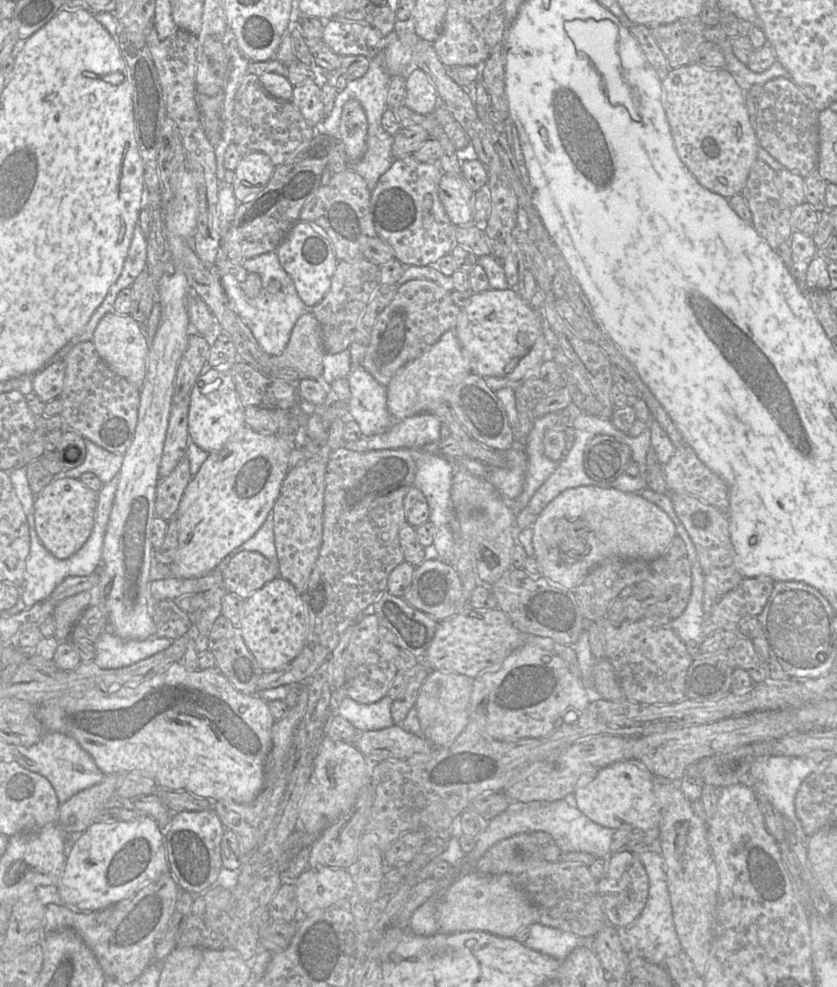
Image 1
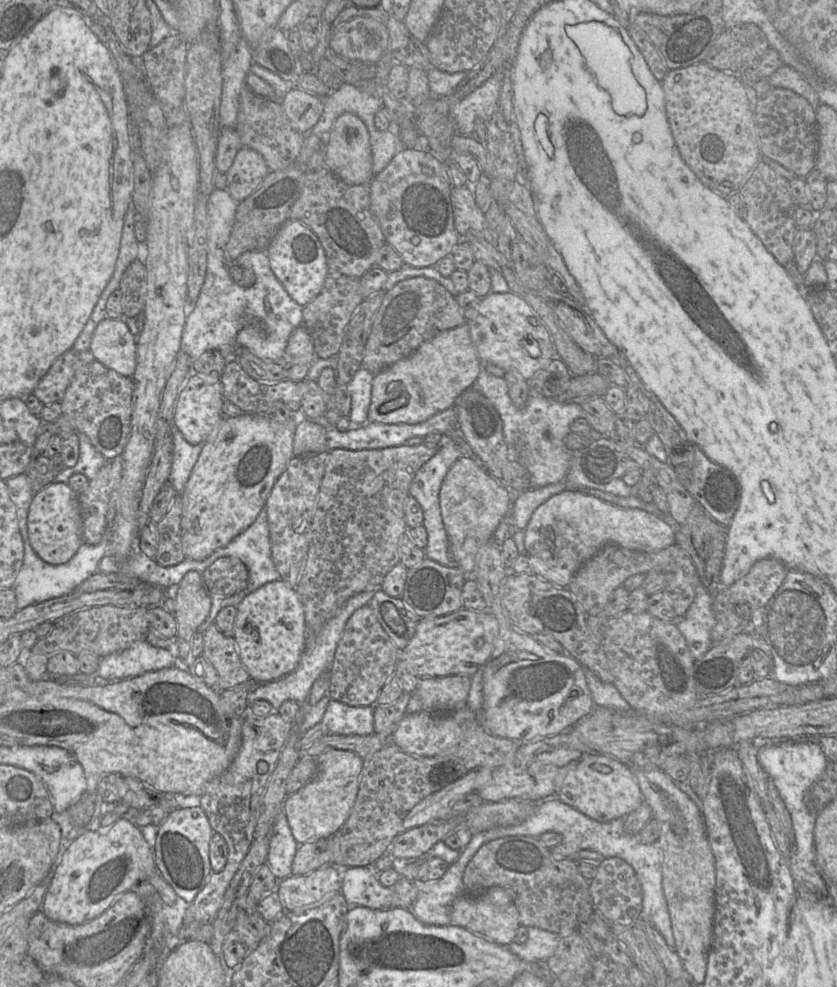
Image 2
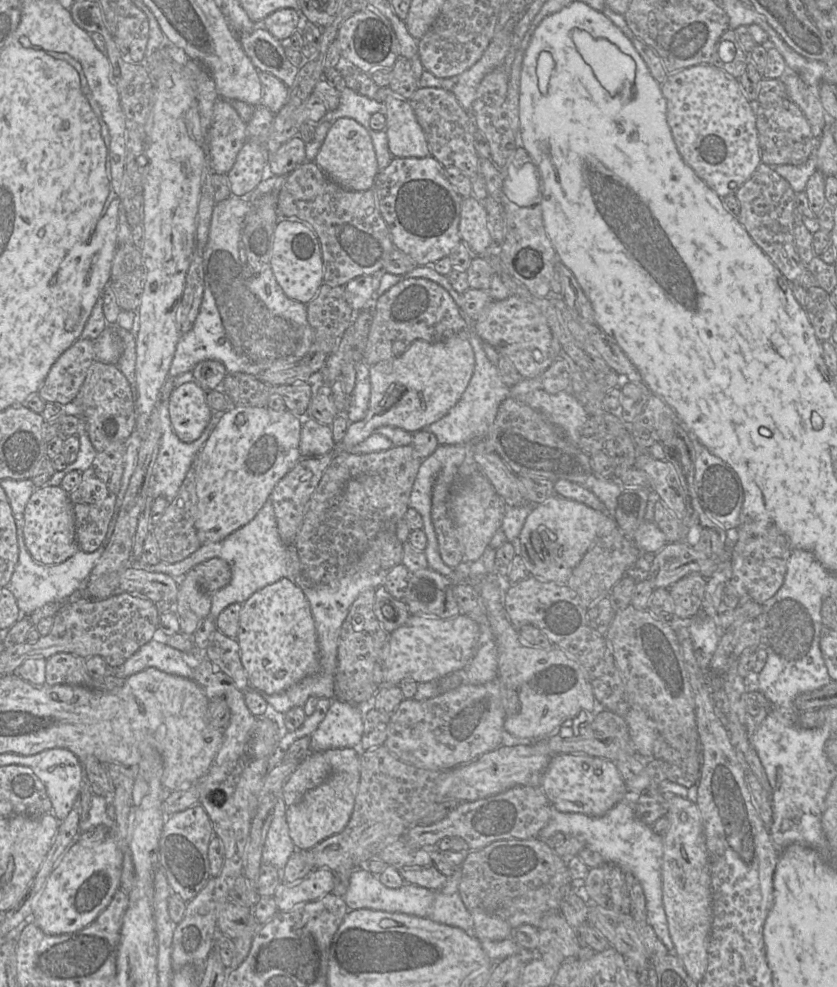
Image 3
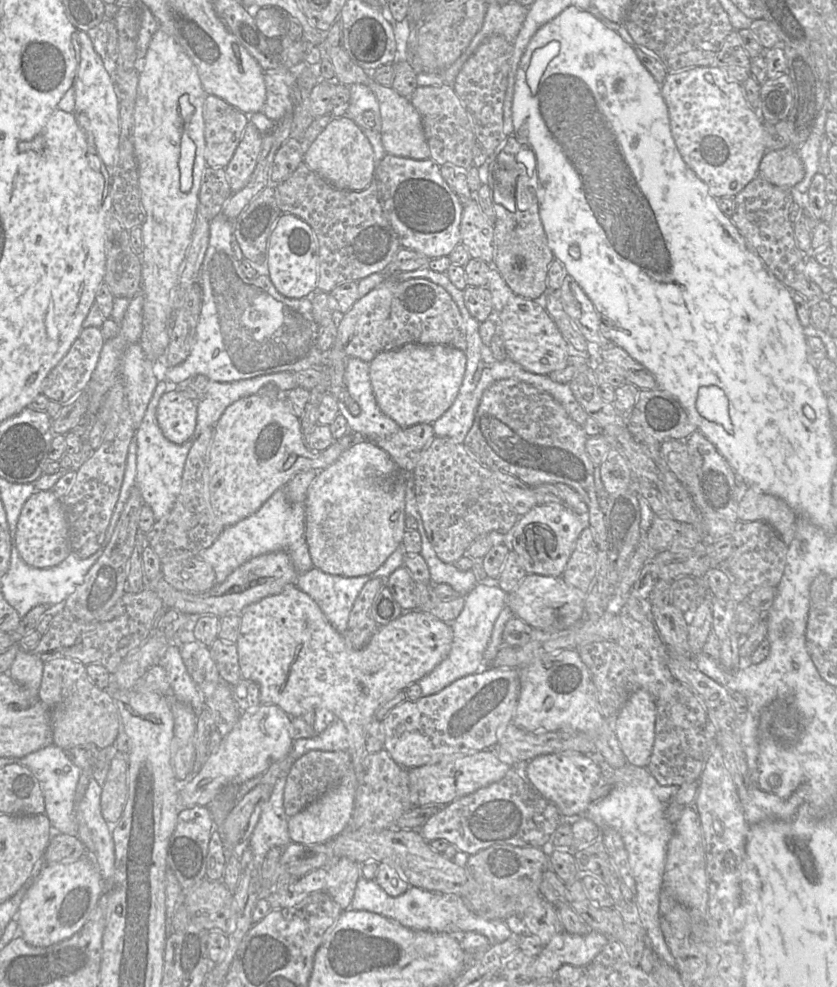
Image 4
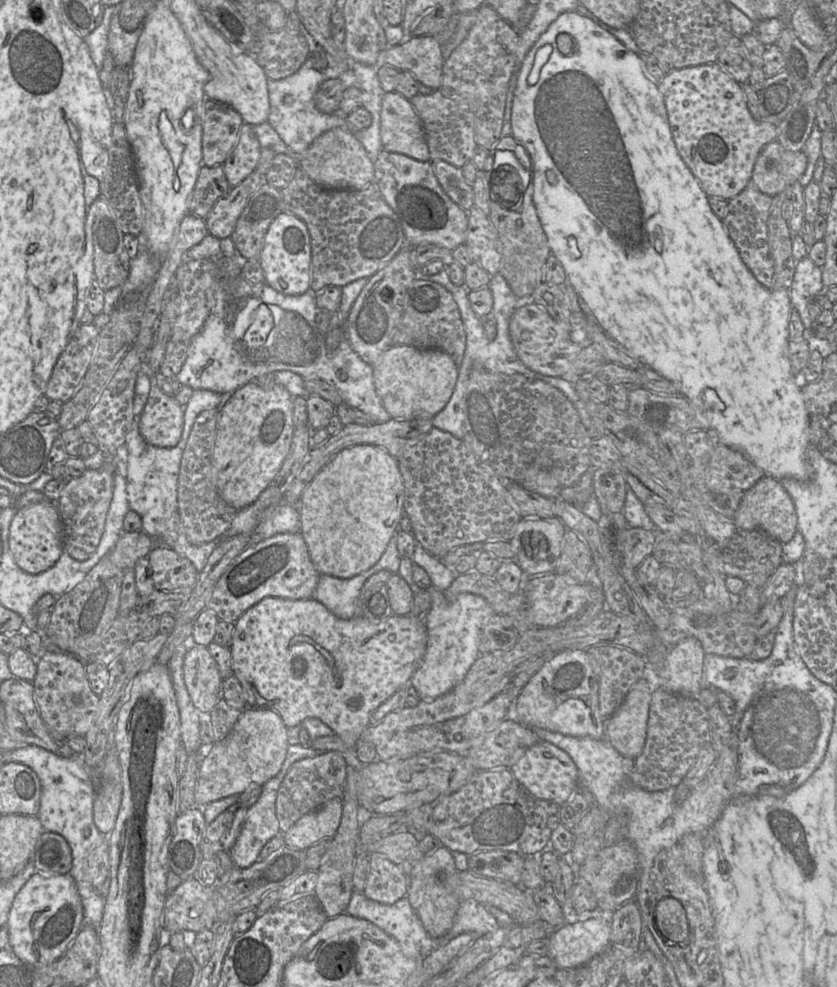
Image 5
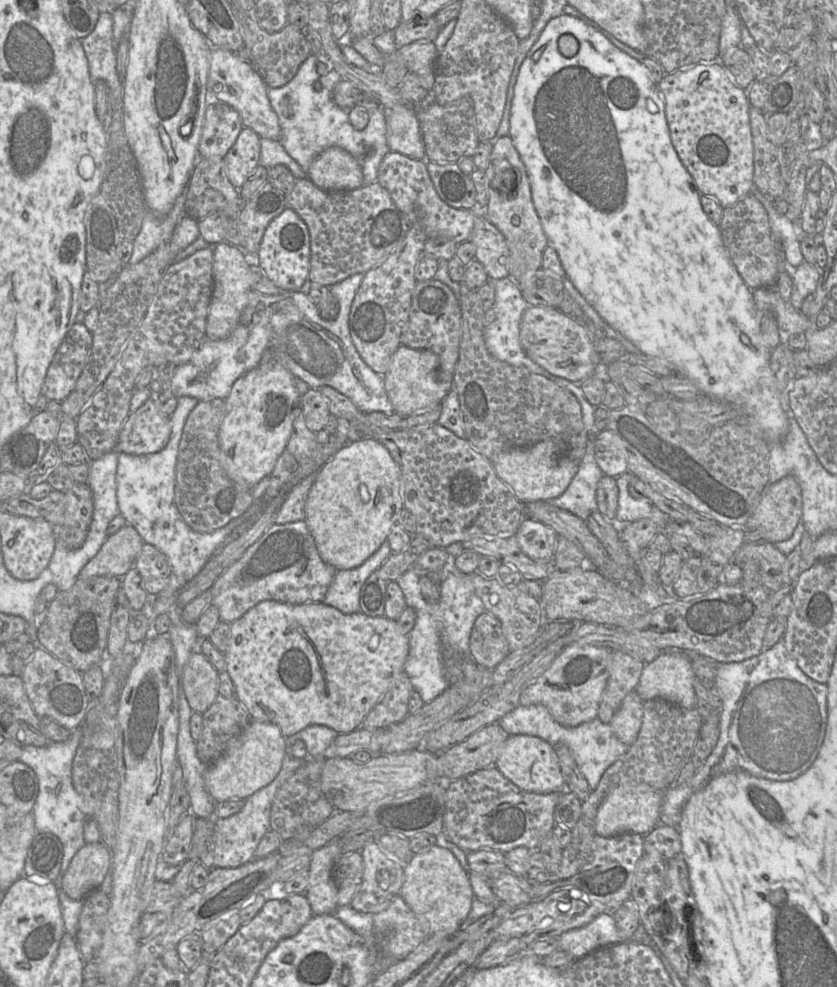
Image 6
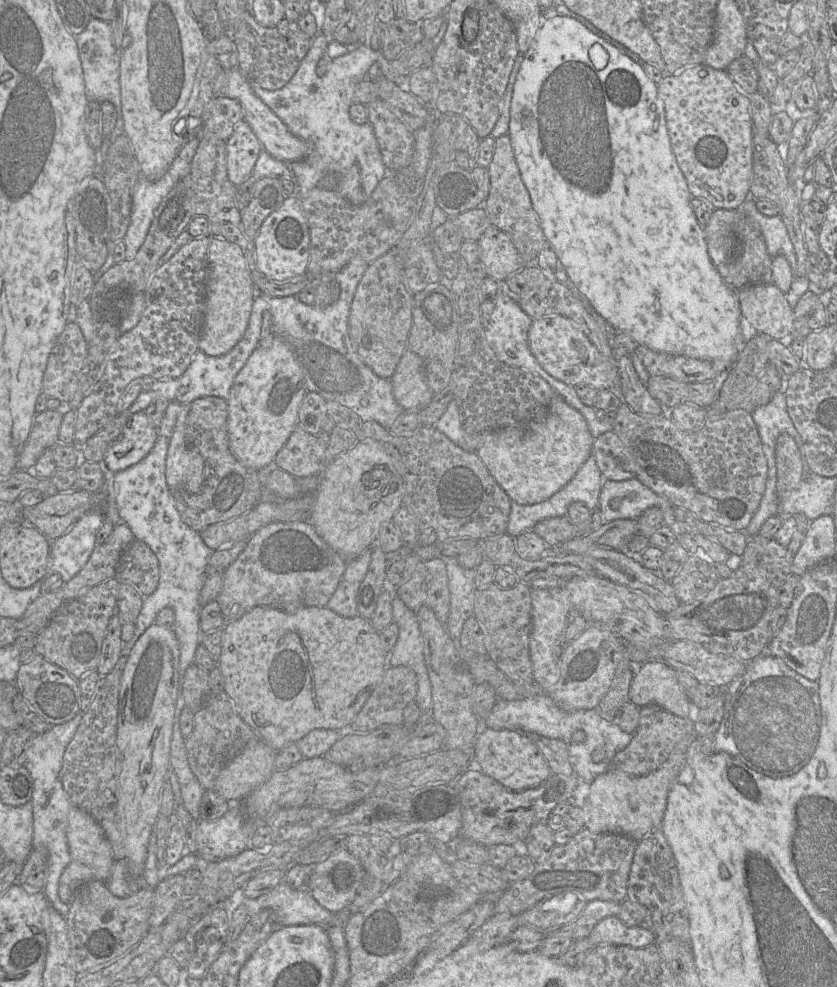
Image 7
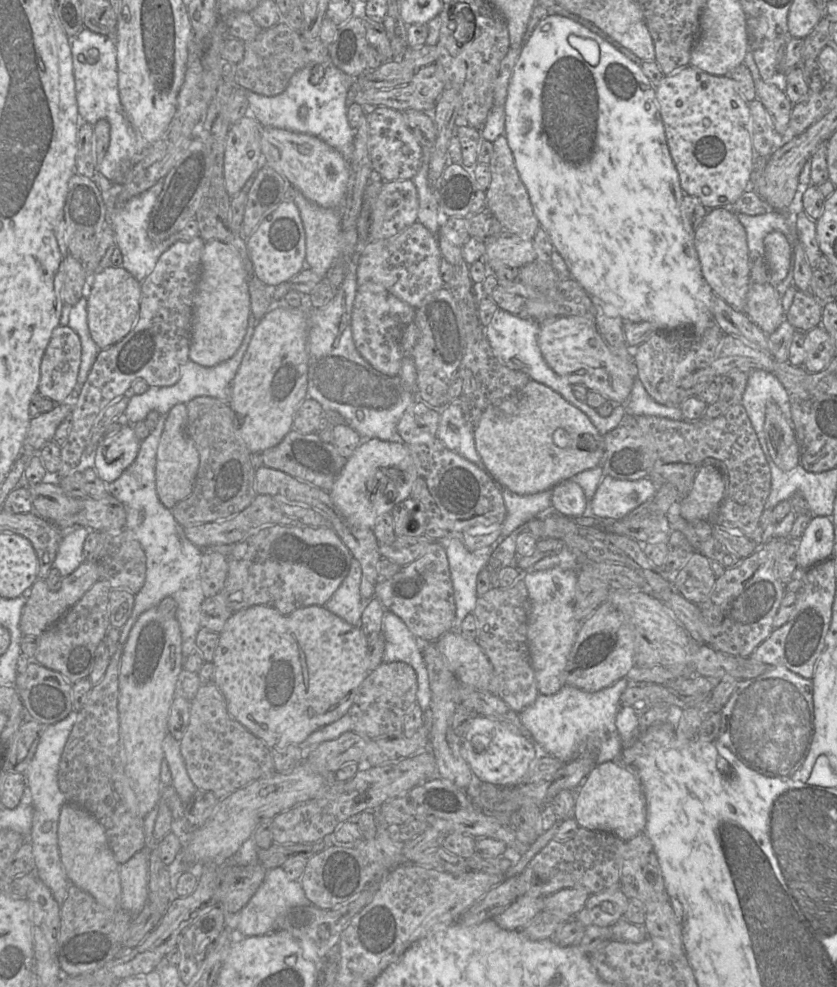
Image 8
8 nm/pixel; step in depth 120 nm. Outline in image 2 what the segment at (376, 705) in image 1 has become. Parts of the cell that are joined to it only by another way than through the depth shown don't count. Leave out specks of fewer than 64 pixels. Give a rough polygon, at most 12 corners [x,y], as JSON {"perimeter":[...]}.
{"perimeter":[[331,699],[320,722],[324,735],[374,733],[374,705]]}

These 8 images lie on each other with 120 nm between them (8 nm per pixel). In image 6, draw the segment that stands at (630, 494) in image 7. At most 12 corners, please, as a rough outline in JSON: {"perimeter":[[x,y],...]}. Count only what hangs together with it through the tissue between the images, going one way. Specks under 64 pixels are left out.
{"perimeter":[[632,474],[616,477],[619,525],[647,518],[666,531],[671,519],[648,498],[635,499]]}

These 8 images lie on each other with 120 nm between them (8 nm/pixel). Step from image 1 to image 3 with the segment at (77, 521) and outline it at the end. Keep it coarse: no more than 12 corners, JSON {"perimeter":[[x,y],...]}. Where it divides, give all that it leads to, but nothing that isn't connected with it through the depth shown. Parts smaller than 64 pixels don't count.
{"perimeter":[[35,489],[23,534],[32,558],[61,564],[80,550],[69,493]]}

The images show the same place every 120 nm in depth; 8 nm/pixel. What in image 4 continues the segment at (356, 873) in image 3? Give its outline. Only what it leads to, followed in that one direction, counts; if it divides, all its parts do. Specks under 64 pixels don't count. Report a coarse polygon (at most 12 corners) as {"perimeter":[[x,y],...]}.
{"perimeter":[[360,876],[349,909],[413,930],[474,931],[491,945],[505,921],[472,912],[459,895],[410,886],[389,896]]}

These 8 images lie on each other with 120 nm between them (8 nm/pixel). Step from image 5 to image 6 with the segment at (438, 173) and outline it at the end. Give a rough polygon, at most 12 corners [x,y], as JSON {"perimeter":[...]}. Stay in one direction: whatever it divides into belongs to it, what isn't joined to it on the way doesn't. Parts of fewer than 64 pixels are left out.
{"perimeter":[[426,162],[440,199],[476,210],[475,188],[456,163]]}

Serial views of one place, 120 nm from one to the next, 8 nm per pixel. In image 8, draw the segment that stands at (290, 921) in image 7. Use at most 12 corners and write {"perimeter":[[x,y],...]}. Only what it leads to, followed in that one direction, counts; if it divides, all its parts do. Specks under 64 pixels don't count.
{"perimeter":[[266,871],[238,913],[237,931],[253,937],[279,930],[293,907],[311,904],[300,881]]}

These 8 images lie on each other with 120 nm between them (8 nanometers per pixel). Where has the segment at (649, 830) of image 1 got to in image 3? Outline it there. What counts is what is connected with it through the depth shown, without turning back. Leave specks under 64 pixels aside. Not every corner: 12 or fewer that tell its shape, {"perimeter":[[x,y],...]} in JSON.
{"perimeter":[[555,754],[540,788],[560,812],[600,817],[626,798],[614,762]]}

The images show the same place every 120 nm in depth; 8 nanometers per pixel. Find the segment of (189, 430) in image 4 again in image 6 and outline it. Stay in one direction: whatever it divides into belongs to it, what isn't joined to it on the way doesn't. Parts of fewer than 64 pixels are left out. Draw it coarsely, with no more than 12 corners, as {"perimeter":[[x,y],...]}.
{"perimeter":[[149,398],[125,420],[116,451],[164,449],[170,417]]}

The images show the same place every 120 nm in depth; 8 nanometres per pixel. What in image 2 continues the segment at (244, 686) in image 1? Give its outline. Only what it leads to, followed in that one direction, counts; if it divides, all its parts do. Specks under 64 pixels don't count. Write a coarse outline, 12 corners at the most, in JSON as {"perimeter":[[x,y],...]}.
{"perimeter":[[214,623],[204,656],[219,675],[219,691],[250,679],[234,637]]}

